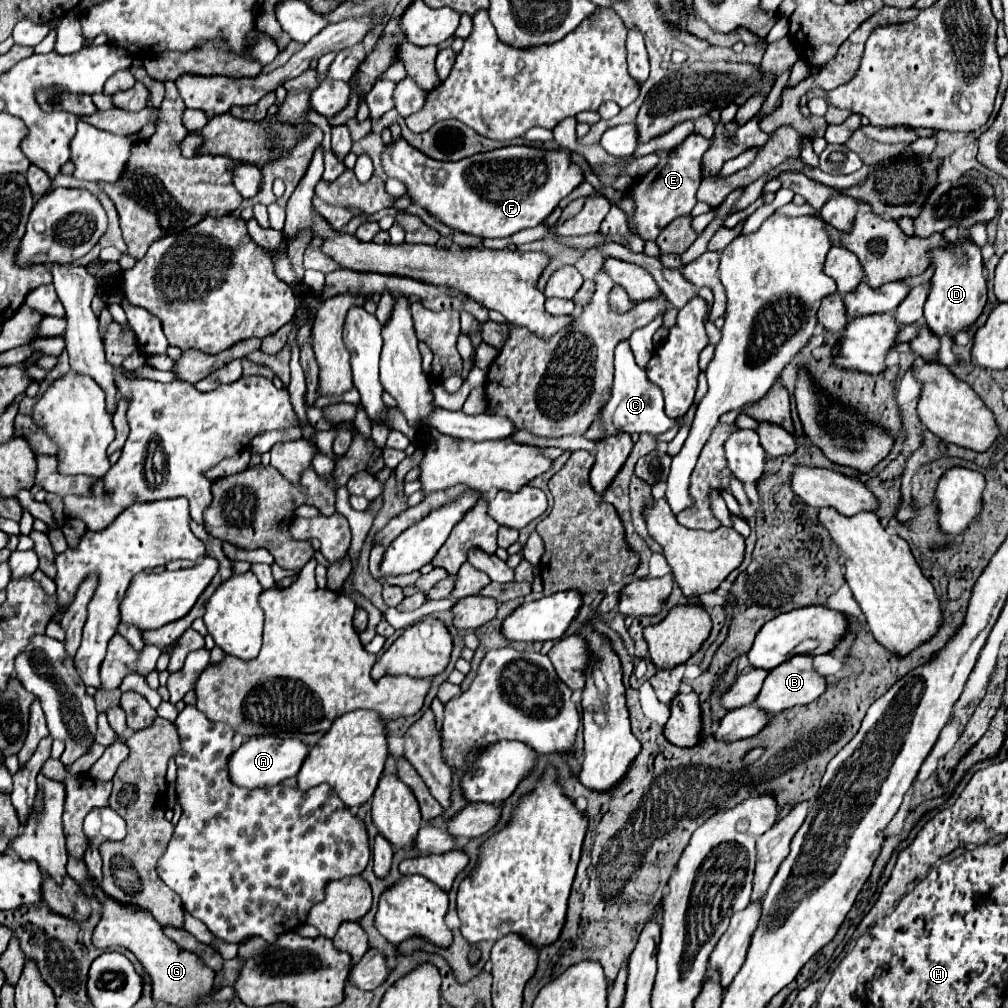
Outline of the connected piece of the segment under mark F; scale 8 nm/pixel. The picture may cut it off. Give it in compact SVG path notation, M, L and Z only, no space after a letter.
M404 137L392 139L384 145L382 167L390 179L398 179L406 185L406 195L412 203L424 207L432 217L448 225L450 229L478 235L478 237L508 237L520 229L540 225L576 185L584 181L582 169L566 155L566 151L548 151L528 145L510 145L486 153L476 153L460 161L436 161L414 149Z

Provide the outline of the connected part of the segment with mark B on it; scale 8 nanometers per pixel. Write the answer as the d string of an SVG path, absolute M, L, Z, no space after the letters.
M794 655L792 659L784 661L782 665L774 667L772 671L768 671L768 677L764 679L762 691L758 693L758 697L754 699L754 703L766 711L768 715L780 713L788 707L794 707L798 703L810 703L816 697L820 697L826 689L826 681L822 675L818 675L812 667L812 657L810 655Z

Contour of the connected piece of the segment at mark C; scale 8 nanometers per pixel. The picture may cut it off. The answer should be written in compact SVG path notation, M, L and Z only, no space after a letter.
M620 341L616 347L616 373L614 373L614 385L612 385L612 397L602 409L602 415L592 423L592 427L584 433L586 439L598 441L610 433L626 431L626 433L650 433L660 435L666 433L676 425L676 419L670 419L664 413L664 399L660 393L660 387L656 387L646 371L636 365L632 349L628 341Z

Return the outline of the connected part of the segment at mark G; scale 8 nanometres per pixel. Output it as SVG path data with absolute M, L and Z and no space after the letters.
M90 881L90 885L94 887L94 899L98 899L98 903L102 905L102 917L94 929L92 943L102 949L118 945L130 949L152 979L154 1001L166 1001L178 1007L188 1007L194 1005L200 997L212 993L214 971L196 953L178 947L170 937L166 937L162 925L152 917L152 913L116 901L114 897L106 895L94 881Z

